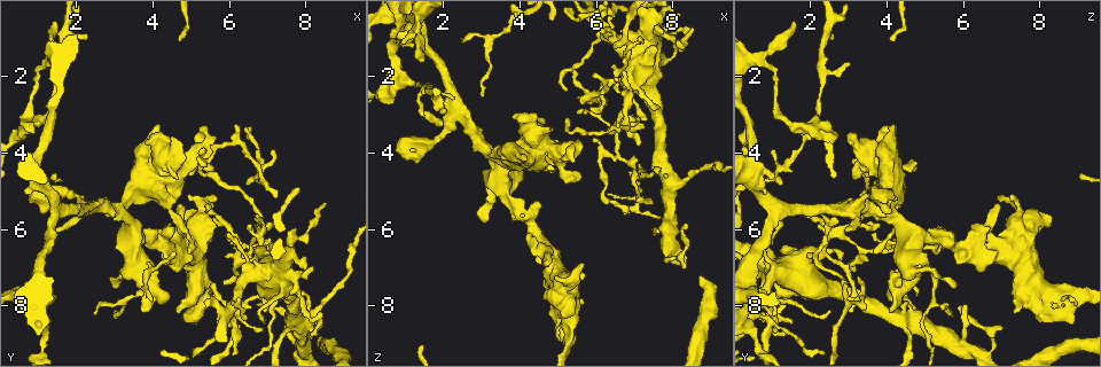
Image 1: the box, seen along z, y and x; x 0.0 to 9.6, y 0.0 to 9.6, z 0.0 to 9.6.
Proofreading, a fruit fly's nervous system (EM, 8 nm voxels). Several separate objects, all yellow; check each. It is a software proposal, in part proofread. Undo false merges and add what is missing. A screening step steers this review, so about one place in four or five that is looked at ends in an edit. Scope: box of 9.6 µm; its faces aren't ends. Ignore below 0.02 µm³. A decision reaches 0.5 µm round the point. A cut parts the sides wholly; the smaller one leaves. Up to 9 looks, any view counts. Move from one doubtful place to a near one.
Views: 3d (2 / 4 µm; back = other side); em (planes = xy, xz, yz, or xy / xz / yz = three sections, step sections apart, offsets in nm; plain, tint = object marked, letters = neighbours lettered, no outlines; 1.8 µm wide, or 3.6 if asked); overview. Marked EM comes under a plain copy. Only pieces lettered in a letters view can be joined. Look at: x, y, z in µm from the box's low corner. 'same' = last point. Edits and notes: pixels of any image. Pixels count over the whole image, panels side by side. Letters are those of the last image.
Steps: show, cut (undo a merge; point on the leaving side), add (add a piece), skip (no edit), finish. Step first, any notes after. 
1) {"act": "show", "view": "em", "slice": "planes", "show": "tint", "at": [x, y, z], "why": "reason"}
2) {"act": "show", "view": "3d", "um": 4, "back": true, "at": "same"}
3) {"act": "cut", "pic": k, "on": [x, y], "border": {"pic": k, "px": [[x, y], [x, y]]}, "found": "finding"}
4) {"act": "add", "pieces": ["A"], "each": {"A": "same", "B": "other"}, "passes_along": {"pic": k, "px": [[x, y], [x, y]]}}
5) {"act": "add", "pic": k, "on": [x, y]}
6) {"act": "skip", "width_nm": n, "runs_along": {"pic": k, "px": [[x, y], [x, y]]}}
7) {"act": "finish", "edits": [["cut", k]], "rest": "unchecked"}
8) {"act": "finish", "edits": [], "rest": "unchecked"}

{"act": "show", "view": "em", "slice": "planes", "show": "letters", "at": [7.60, 8.00, 6.10], "why": "tapers out"}

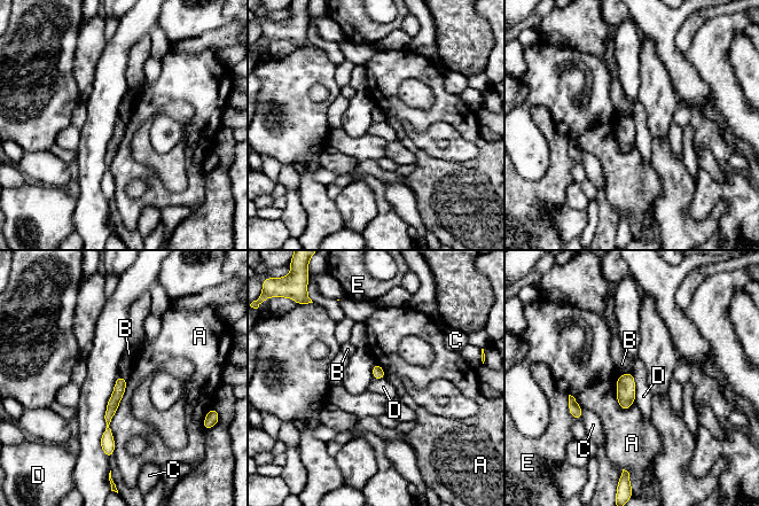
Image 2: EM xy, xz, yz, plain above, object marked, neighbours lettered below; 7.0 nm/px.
{"act": "skip", "longest_contact_nm": ["A", 550], "each": {"A": "other", "B": "other", "C": "other", "D": "other", "E": "other"}, "found": "no lettered piece goes on from it"}

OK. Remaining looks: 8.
{"act": "show", "view": "3d", "um": 2, "back": true, "at": [2.30, 5.50, 3.00], "why": "three-way junction"}

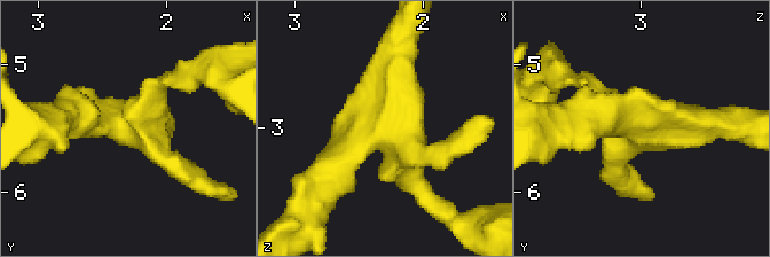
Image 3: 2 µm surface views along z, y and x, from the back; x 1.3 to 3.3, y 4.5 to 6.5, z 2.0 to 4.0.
{"act": "show", "view": "em", "um": 3.6, "slice": "xy", "step": 16, "show": "tint", "at": [2.34, 5.46, 2.96], "why": "now the EM"}

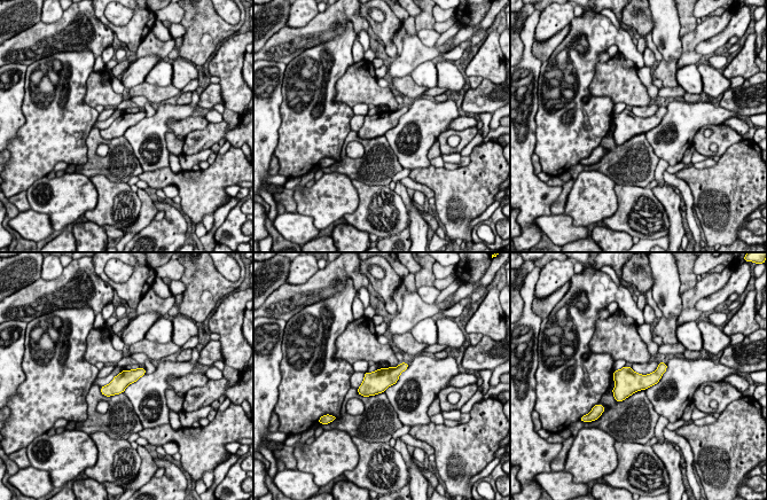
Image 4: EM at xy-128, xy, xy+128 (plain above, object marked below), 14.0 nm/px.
{"act": "show", "view": "em", "um": 3.6, "slice": "planes", "show": "letters", "at": "same", "why": "another direction"}

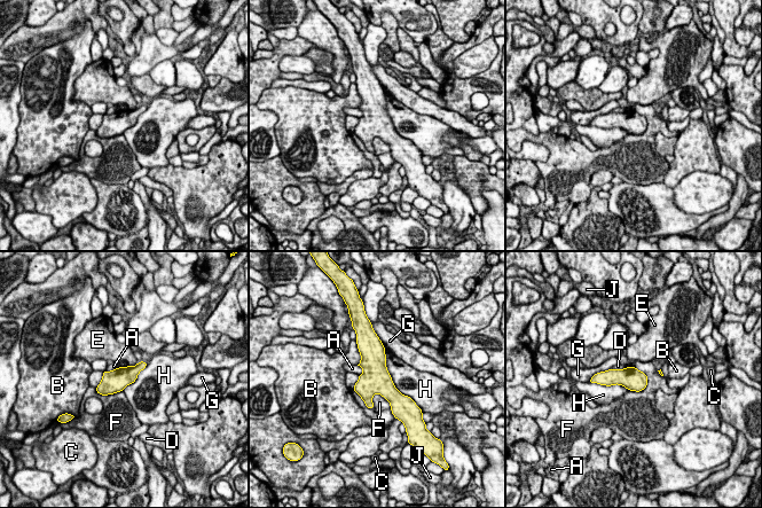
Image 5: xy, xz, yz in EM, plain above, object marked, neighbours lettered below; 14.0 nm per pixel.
{"act": "skip", "each": {"A": "other", "B": "other", "C": "other", "D": "other", "E": "other", "F": "other", "G": "other", "H": "other", "J": "other"}, "found": "all the same cell"}

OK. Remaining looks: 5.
{"act": "show", "view": "3d", "um": 4, "at": [0.80, 3.25, 1.80], "why": "branch point"}

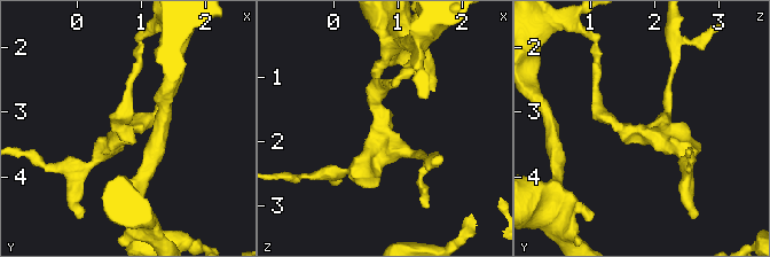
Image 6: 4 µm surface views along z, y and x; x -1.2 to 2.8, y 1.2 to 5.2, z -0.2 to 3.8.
{"act": "show", "view": "em", "slice": "planes", "show": "letters", "at": [0.80, 3.30, 1.85], "arms": 3, "arm_widths_nm": [170, 200, 280], "why": "need the tissue"}

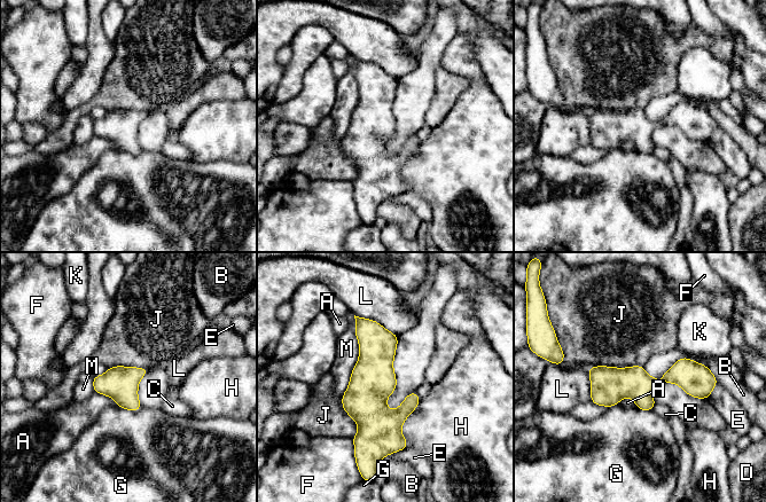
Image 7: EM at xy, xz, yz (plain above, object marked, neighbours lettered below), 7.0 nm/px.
{"act": "skip", "each": {"A": "other", "B": "other", "C": "other", "D": "other", "E": "other", "F": "other", "G": "other", "H": "other", "J": "other", "K": "other", "L": "other", "M": "other"}, "border": {"pic": 7, "px": [[643, 366], [591, 366], [586, 368]]}, "found": "all the same cell"}

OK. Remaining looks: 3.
{"act": "show", "view": "em", "slice": "yz", "step": 4, "show": "letters", "at": [3.85, 3.80, 4.00], "why": "sharp bend"}

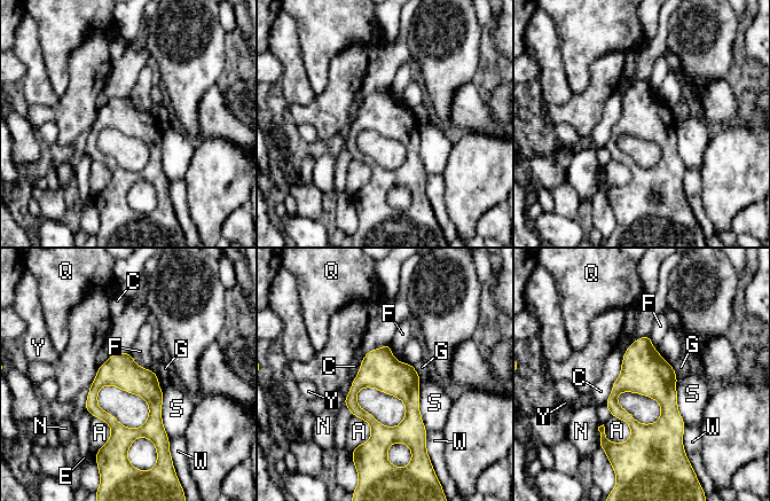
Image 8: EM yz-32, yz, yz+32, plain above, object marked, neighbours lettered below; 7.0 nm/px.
{"act": "skip", "width_nm": 220, "each": {"A": "other", "C": "other", "E": "other", "F": "other", "G": "other", "N": "other", "Q": "other", "S": "other", "W": "other", "Y": "other"}, "border": {"pic": 8, "px": [[128, 351], [138, 365], [158, 375]]}, "found": "one cell here"}

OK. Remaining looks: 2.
{"act": "finish", "edits": [], "rest": "unchecked"}

